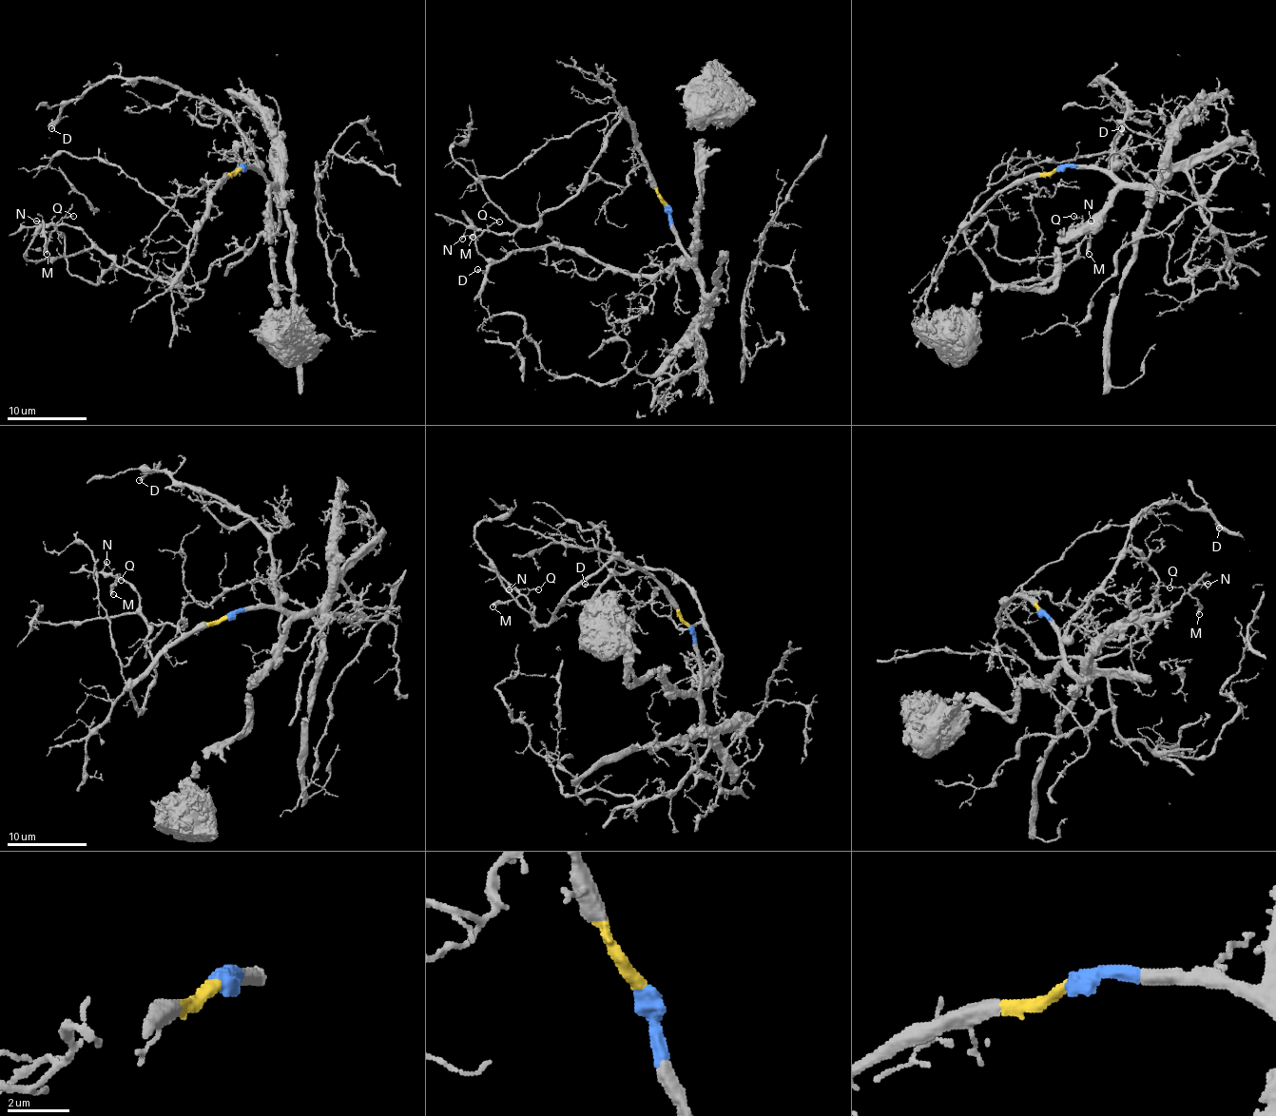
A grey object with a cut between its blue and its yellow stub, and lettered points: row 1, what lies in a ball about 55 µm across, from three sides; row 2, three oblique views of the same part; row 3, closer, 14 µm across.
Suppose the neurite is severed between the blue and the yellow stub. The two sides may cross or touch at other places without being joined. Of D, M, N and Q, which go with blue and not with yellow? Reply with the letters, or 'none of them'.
D

